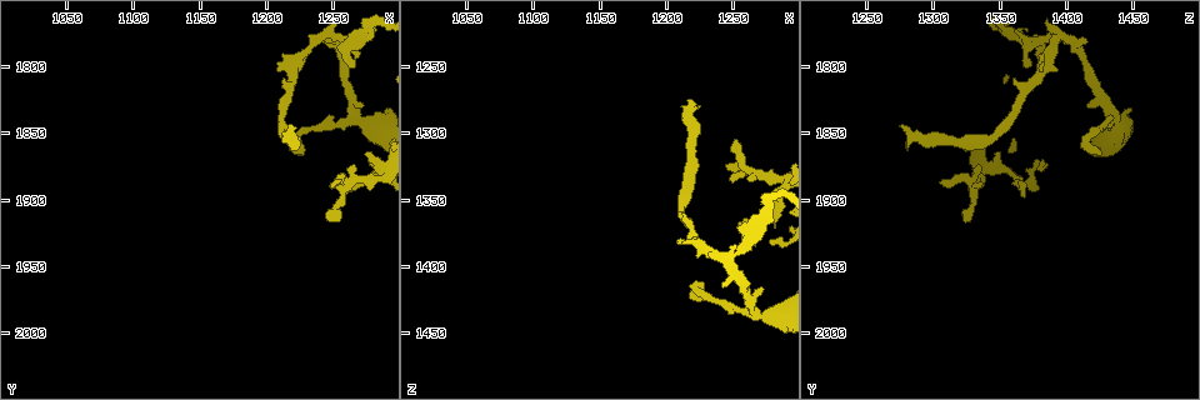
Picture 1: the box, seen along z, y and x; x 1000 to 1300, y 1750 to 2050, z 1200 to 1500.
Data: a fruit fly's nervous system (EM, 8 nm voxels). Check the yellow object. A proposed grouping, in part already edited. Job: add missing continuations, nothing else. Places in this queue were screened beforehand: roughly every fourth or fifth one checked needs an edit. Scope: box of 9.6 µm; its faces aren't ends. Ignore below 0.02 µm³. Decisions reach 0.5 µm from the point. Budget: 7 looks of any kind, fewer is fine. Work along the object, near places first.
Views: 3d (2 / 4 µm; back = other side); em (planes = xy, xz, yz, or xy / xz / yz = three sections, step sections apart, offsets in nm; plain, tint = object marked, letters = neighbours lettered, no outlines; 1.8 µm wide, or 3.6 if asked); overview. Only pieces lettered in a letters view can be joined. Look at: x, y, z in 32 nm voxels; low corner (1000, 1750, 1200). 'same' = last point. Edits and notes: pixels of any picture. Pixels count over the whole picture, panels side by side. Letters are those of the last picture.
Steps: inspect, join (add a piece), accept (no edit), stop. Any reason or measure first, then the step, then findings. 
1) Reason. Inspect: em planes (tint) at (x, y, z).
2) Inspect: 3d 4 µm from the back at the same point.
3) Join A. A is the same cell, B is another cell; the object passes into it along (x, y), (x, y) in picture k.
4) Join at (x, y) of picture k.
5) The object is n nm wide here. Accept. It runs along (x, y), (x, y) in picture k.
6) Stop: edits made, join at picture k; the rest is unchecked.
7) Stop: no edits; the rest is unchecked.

Inspect: em planes (tint) at (1248, 1918, 1326).

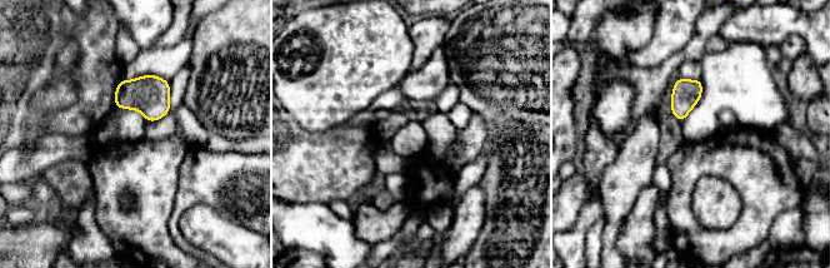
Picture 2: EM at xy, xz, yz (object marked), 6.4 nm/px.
Inspect: em planes (letters) at the same point.

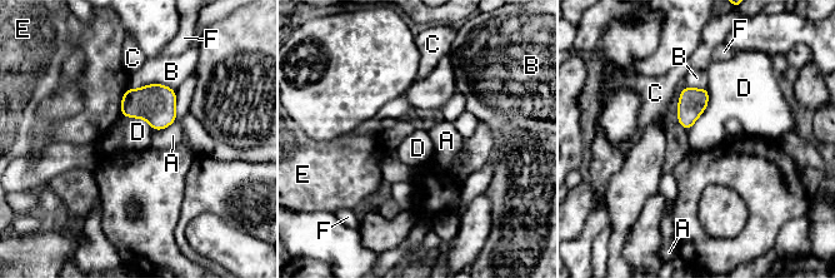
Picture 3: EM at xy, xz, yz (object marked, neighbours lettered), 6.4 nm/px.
The longest contact is with D, 320 nm. Accept. A, B, C, D, E and F are other cells; none of them fits.

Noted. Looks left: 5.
Long arm stops here. Inspect: 3d 4 µm at (1220, 1842, 1276).

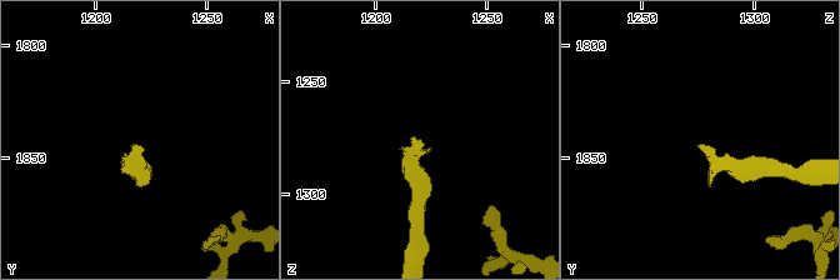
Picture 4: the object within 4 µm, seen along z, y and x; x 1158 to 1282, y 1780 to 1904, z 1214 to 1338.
Now the EM. Inspect: em planes (letters) at (1218, 1843, 1277).

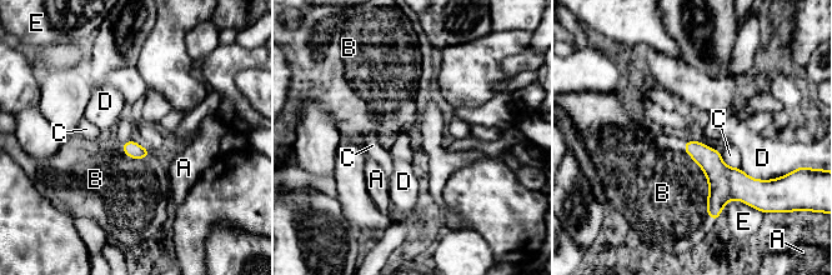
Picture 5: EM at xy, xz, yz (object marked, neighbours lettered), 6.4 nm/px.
The longest contact is with B, 550 nm. Join B. B is the same cell, A, C, D and E are other cells; the object passes into it along (725, 183), (708, 181), (671, 191) in picture 5; the neuron continues.

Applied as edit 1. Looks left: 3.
Abrupt turn. Inspect: em xz step 16 (tint) at (1242, 1778, 1392).

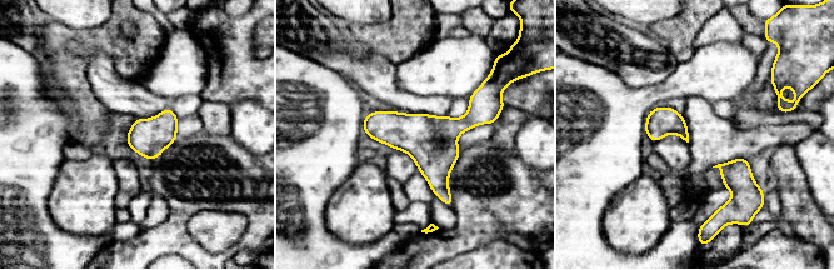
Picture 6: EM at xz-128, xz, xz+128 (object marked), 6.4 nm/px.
Inspect: em planes (letters) at the same point.

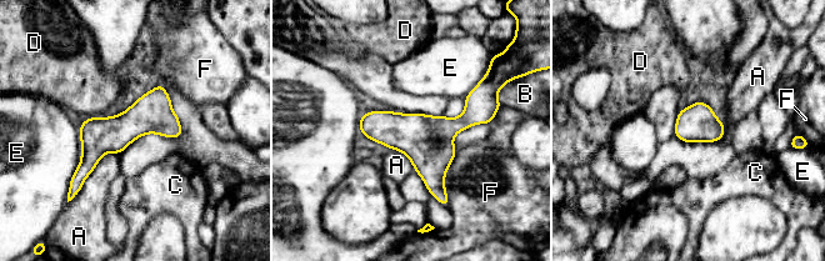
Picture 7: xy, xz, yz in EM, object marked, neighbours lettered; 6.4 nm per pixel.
The longest contact is with A, 400 nm. Accept. A, B, C, D, E and F are other cells; a border runs along (118, 152), (100, 159), (75, 196) in picture 7; no lettered piece goes on from it.

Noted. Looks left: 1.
Stop: edits made, join at picture 5; the rest is unchecked.

